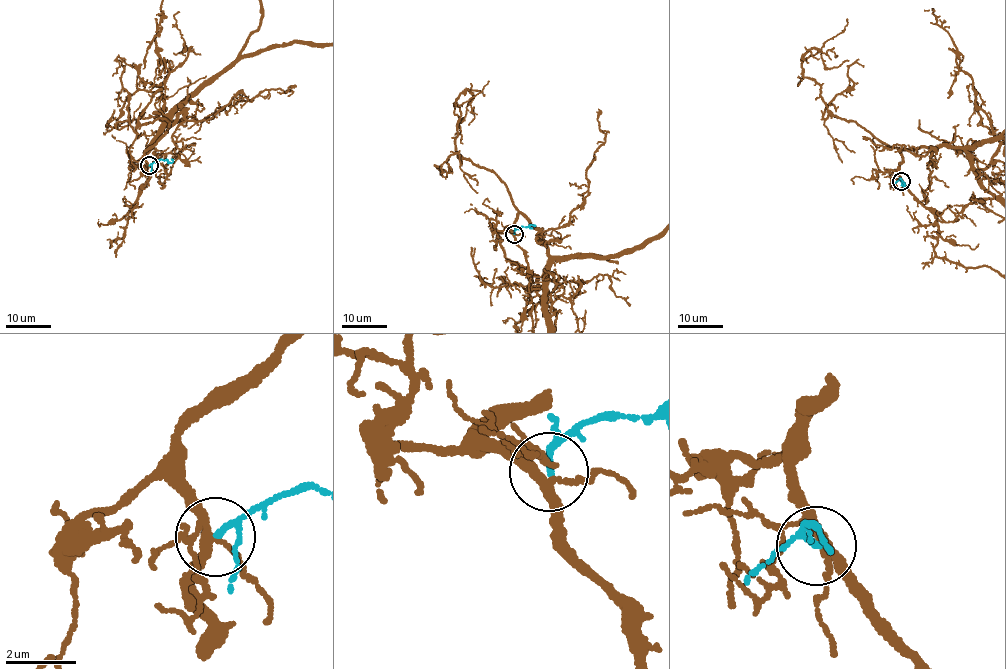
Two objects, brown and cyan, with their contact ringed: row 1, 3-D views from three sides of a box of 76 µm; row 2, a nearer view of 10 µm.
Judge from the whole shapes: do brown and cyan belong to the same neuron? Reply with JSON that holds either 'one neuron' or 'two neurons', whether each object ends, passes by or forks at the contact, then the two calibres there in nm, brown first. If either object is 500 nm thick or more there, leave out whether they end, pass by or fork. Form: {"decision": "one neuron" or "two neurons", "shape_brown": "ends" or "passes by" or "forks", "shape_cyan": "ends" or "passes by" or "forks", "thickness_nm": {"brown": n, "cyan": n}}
{"decision": "one neuron", "shape_brown": "forks", "shape_cyan": "passes by", "thickness_nm": {"brown": 240, "cyan": 120}}

